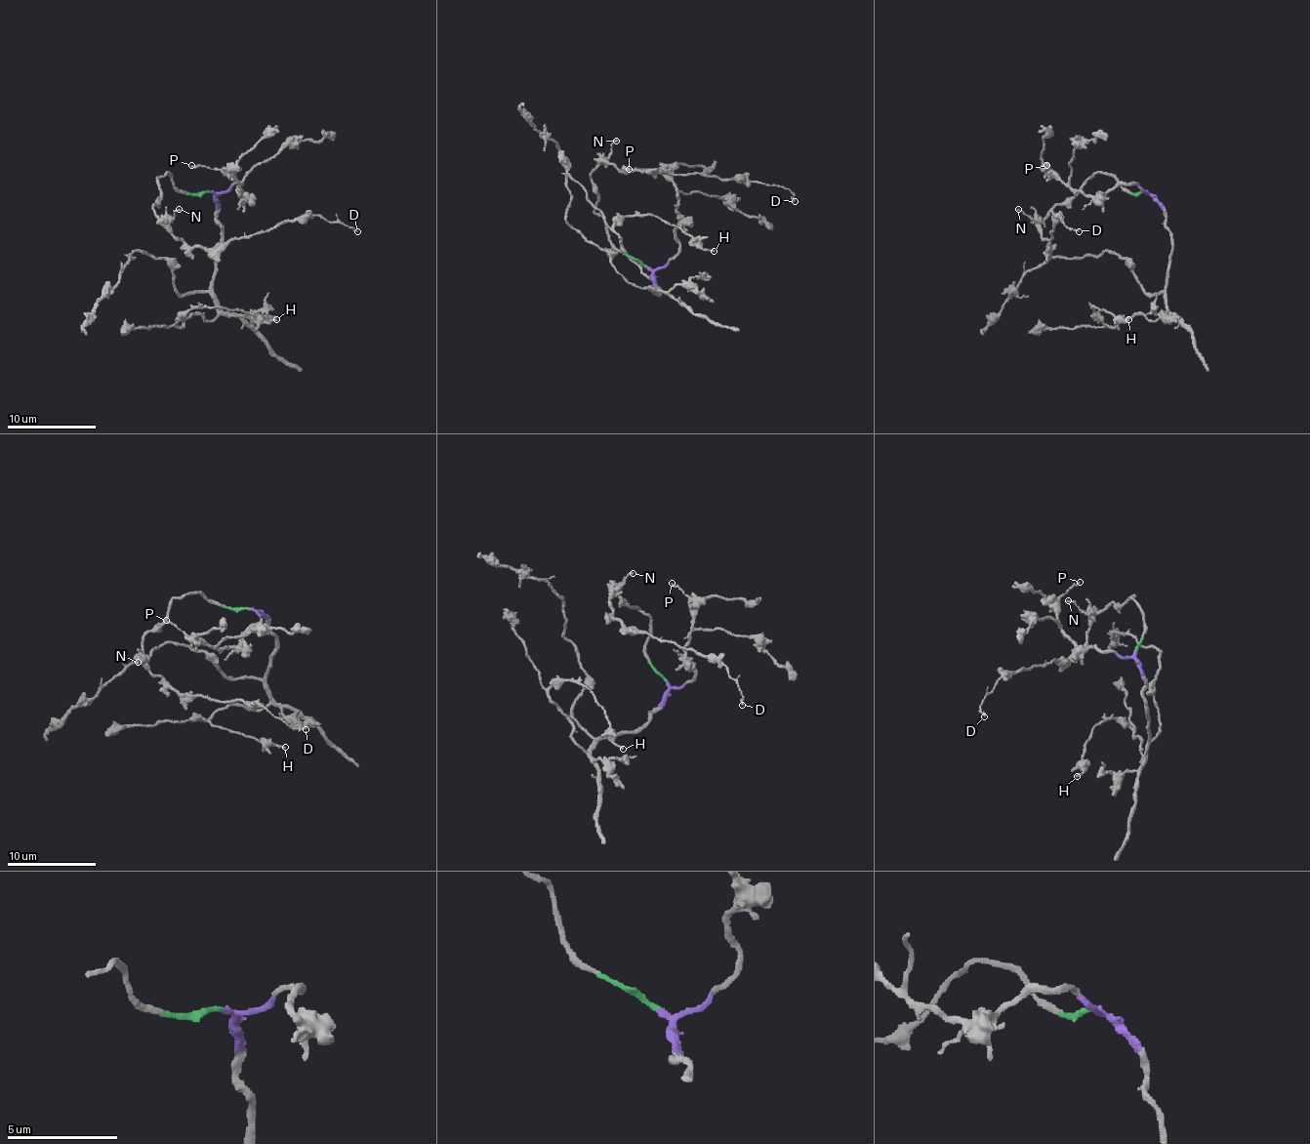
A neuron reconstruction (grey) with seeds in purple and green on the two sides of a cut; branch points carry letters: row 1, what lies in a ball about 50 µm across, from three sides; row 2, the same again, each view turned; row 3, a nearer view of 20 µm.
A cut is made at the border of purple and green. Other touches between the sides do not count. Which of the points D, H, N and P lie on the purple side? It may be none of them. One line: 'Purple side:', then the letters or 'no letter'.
Purple side: H, P

